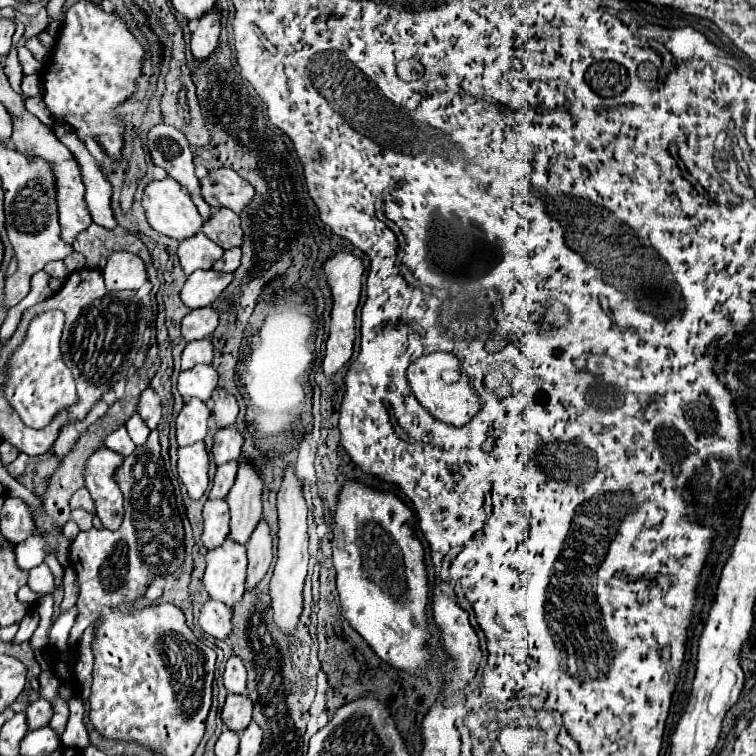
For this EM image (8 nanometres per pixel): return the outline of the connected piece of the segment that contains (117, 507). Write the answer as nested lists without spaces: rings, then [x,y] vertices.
[[[101,448],[89,458],[85,468],[85,486],[91,492],[97,516],[109,530],[117,530],[123,522],[123,494],[115,482],[115,472],[121,462],[121,454]]]

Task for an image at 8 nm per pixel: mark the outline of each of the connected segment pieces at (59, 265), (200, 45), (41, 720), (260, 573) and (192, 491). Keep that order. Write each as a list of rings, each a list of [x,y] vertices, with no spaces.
[[[51,262],[51,264],[47,264],[45,268],[43,268],[51,278],[67,278],[69,276],[69,272],[67,272],[67,268],[65,268],[65,264],[63,262]]]
[[[213,8],[199,18],[199,26],[191,36],[191,52],[197,60],[209,58],[209,54],[217,48],[221,34],[221,10]]]
[[[39,698],[39,700],[31,702],[29,708],[27,708],[27,724],[29,724],[29,730],[47,726],[49,720],[51,720],[51,714],[53,714],[53,708],[51,708],[51,704],[47,700]]]
[[[261,518],[257,528],[253,530],[249,542],[247,542],[247,584],[245,588],[257,586],[257,582],[265,576],[271,560],[273,560],[273,540],[271,540],[271,530],[267,522]]]
[[[205,442],[179,448],[177,472],[189,496],[193,500],[199,500],[207,490],[207,472],[209,472],[209,456],[205,450]]]

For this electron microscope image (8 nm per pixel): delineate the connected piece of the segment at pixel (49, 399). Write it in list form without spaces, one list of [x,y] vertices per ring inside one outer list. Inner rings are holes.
[[[49,310],[39,314],[31,322],[25,342],[19,346],[19,350],[6,366],[5,397],[9,398],[11,406],[29,428],[45,428],[59,412],[77,404],[75,380],[60,351],[63,322],[65,316],[61,314],[61,310]]]

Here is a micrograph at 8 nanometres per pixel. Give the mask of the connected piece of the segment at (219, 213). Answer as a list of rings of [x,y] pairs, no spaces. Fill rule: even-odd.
[[[229,208],[213,210],[211,218],[203,224],[201,232],[205,232],[215,244],[219,244],[225,250],[241,248],[241,242],[243,242],[241,218]]]

